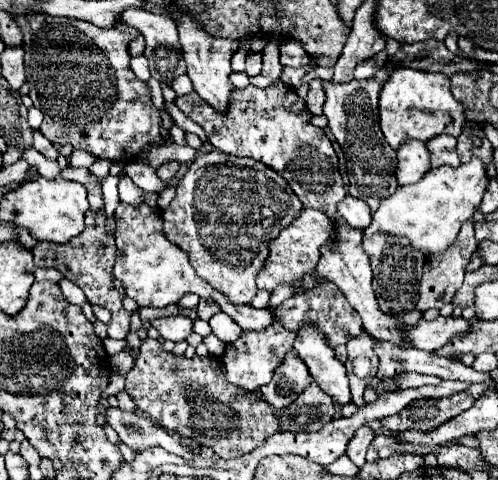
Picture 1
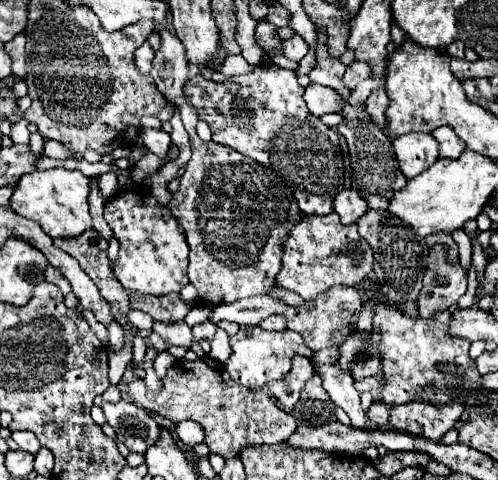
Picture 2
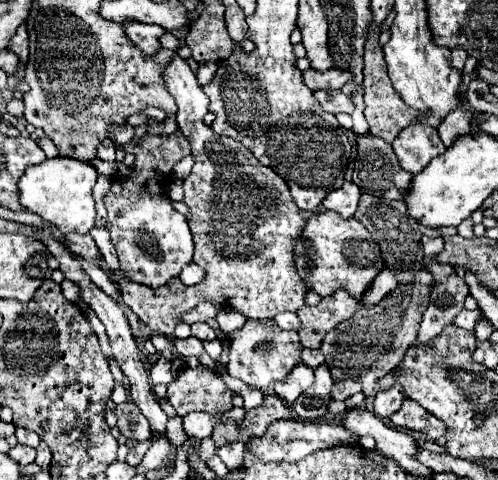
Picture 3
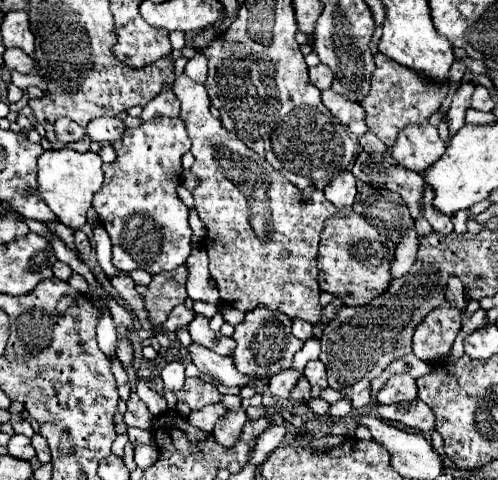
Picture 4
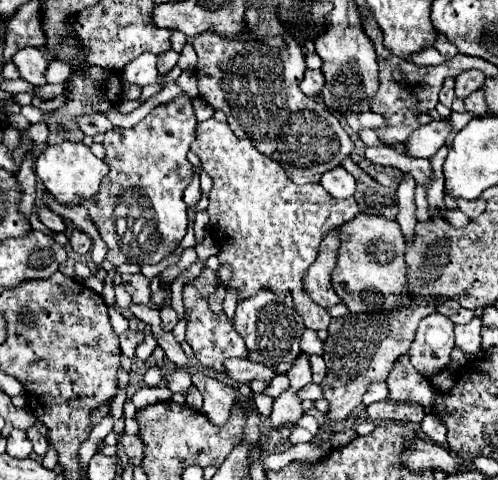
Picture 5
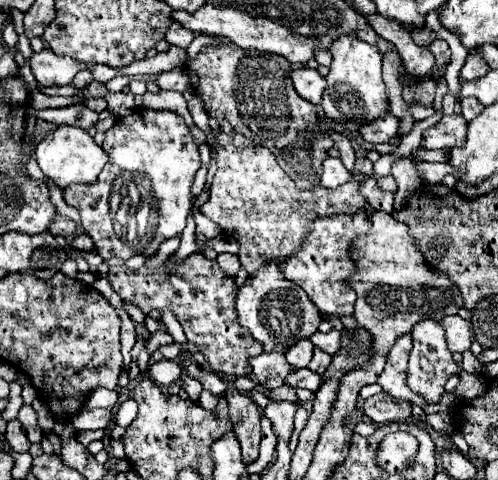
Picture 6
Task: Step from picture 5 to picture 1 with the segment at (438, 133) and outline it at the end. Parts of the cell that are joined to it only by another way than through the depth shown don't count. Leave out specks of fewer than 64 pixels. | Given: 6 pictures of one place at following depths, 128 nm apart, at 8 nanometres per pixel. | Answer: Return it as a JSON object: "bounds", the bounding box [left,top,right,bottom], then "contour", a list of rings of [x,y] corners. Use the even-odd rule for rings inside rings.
{"bounds":[396,140,430,186],"contour":[[[408,140],[398,150],[398,166],[396,180],[400,186],[418,182],[430,170],[430,156],[426,144],[420,140]]]}

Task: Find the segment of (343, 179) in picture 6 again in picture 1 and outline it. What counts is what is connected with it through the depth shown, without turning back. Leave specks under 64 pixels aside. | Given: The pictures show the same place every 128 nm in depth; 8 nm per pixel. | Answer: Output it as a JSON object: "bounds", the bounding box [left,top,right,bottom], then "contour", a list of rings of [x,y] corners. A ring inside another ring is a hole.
{"bounds":[338,196,372,228],"contour":[[[346,196],[340,204],[338,204],[338,212],[340,216],[352,226],[352,228],[368,228],[372,222],[372,212],[368,208],[368,204],[360,198],[354,196]]]}

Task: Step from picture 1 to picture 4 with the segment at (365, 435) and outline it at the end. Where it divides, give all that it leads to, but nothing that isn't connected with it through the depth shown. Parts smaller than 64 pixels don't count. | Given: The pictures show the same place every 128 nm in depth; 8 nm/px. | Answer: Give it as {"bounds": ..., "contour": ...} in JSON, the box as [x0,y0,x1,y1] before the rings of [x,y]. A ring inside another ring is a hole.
{"bounds":[376,374,416,404],"contour":[[[408,374],[390,376],[384,388],[376,396],[378,404],[400,404],[406,400],[416,400],[416,382]]]}

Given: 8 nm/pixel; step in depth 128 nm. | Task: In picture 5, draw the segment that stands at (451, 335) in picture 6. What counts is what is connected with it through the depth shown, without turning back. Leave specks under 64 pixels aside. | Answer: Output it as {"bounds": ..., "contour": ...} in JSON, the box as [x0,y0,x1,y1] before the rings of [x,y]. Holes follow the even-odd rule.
{"bounds":[456,316,482,356],"contour":[[[476,316],[464,326],[456,326],[456,346],[460,346],[470,356],[476,356],[478,352],[482,352],[480,328],[482,328],[482,322]]]}

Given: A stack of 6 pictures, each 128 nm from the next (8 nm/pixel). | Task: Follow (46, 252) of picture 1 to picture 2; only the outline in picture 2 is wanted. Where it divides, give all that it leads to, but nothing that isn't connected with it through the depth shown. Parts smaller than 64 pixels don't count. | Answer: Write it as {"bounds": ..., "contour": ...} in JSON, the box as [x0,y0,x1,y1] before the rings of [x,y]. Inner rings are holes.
{"bounds":[52,228,130,326],"contour":[[[88,228],[84,234],[72,238],[72,240],[60,240],[60,238],[54,238],[52,240],[60,250],[68,252],[72,258],[76,258],[80,262],[80,268],[92,278],[92,282],[98,286],[100,290],[100,296],[104,296],[104,300],[108,300],[110,304],[110,312],[114,316],[114,320],[120,324],[120,326],[126,326],[128,324],[128,318],[126,314],[130,312],[130,298],[126,294],[126,290],[122,288],[122,284],[116,280],[114,272],[112,272],[112,266],[110,266],[110,260],[108,260],[108,242],[94,230],[94,228]]]}

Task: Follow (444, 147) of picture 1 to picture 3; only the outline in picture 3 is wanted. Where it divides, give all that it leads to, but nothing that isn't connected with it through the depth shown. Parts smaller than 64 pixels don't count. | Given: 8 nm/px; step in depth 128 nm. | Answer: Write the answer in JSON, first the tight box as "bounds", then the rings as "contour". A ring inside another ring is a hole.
{"bounds":[436,112,472,148],"contour":[[[452,112],[452,116],[448,116],[448,120],[444,120],[444,124],[440,124],[436,130],[442,144],[450,148],[460,136],[470,134],[472,128],[468,128],[468,116],[464,116],[464,112]]]}

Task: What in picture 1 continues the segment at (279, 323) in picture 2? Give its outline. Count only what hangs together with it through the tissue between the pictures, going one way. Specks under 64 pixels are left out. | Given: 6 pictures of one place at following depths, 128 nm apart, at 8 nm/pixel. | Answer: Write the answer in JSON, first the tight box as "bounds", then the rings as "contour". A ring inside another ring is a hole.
{"bounds":[114,202,272,330],"contour":[[[120,202],[116,208],[116,264],[114,264],[114,276],[122,280],[126,288],[126,296],[136,300],[140,308],[166,308],[170,304],[178,304],[184,294],[198,294],[200,298],[212,298],[218,302],[222,312],[226,312],[242,330],[264,330],[272,316],[268,316],[268,310],[256,310],[252,306],[244,304],[232,304],[224,298],[222,292],[216,292],[206,280],[202,280],[194,268],[188,262],[188,256],[180,252],[180,248],[172,246],[164,232],[162,232],[162,216],[160,210],[152,210],[150,206],[142,204],[140,208],[134,208],[130,204]]]}

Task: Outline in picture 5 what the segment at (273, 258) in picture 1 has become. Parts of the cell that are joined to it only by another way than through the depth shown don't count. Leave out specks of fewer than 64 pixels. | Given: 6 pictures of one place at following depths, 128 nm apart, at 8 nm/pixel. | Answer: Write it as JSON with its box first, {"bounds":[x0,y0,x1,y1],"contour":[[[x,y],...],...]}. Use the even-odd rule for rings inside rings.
{"bounds":[330,212,406,312],"contour":[[[360,212],[354,220],[338,226],[336,232],[340,236],[340,248],[336,256],[336,266],[330,276],[332,276],[332,286],[336,294],[348,306],[348,310],[350,312],[374,312],[376,308],[396,308],[400,306],[402,300],[406,302],[406,294],[404,294],[406,292],[406,266],[402,260],[404,238],[402,238],[398,222]]]}

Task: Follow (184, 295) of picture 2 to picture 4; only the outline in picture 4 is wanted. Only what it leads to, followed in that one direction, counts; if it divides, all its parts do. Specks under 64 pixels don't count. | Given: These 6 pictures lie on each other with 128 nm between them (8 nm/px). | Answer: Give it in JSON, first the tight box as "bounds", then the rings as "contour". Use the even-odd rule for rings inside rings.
{"bounds":[184,244,220,306],"contour":[[[202,244],[192,246],[192,254],[188,256],[184,266],[188,270],[186,288],[188,288],[190,300],[202,300],[202,302],[216,306],[220,302],[220,294],[210,284],[212,278],[210,278],[210,270],[208,270],[208,256],[206,256],[206,250],[202,248]]]}

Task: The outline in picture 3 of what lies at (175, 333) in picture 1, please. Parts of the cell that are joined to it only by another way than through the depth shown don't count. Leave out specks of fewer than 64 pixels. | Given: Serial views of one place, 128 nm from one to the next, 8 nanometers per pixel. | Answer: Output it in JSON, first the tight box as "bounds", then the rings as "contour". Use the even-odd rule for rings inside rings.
{"bounds":[174,336,204,356],"contour":[[[190,336],[190,338],[186,338],[186,340],[174,340],[174,344],[176,344],[176,348],[178,348],[178,352],[182,354],[182,356],[198,356],[200,352],[204,352],[204,348],[202,348],[202,342],[198,342],[194,336]]]}

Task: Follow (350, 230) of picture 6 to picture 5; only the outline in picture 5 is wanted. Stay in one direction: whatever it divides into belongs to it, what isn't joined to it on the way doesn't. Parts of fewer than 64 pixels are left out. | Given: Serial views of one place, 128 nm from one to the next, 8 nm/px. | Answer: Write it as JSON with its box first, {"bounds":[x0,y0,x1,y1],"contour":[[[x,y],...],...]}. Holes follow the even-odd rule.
{"bounds":[304,232,342,308],"contour":[[[330,232],[320,244],[320,252],[316,262],[312,264],[312,270],[308,270],[304,276],[304,284],[308,286],[312,300],[322,308],[330,308],[342,302],[332,290],[332,282],[330,282],[330,272],[336,264],[336,248],[338,248],[338,236],[336,232]]]}

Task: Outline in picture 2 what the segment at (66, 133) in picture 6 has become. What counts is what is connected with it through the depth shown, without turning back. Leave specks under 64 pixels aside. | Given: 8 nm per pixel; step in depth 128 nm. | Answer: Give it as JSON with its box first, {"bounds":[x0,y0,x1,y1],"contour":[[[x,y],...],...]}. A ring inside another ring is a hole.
{"bounds":[10,168,92,238],"contour":[[[52,168],[44,172],[30,172],[18,180],[18,186],[10,198],[10,208],[42,226],[42,230],[50,238],[74,238],[92,226],[92,218],[88,212],[88,194],[90,194],[90,178],[86,178],[78,170]]]}

